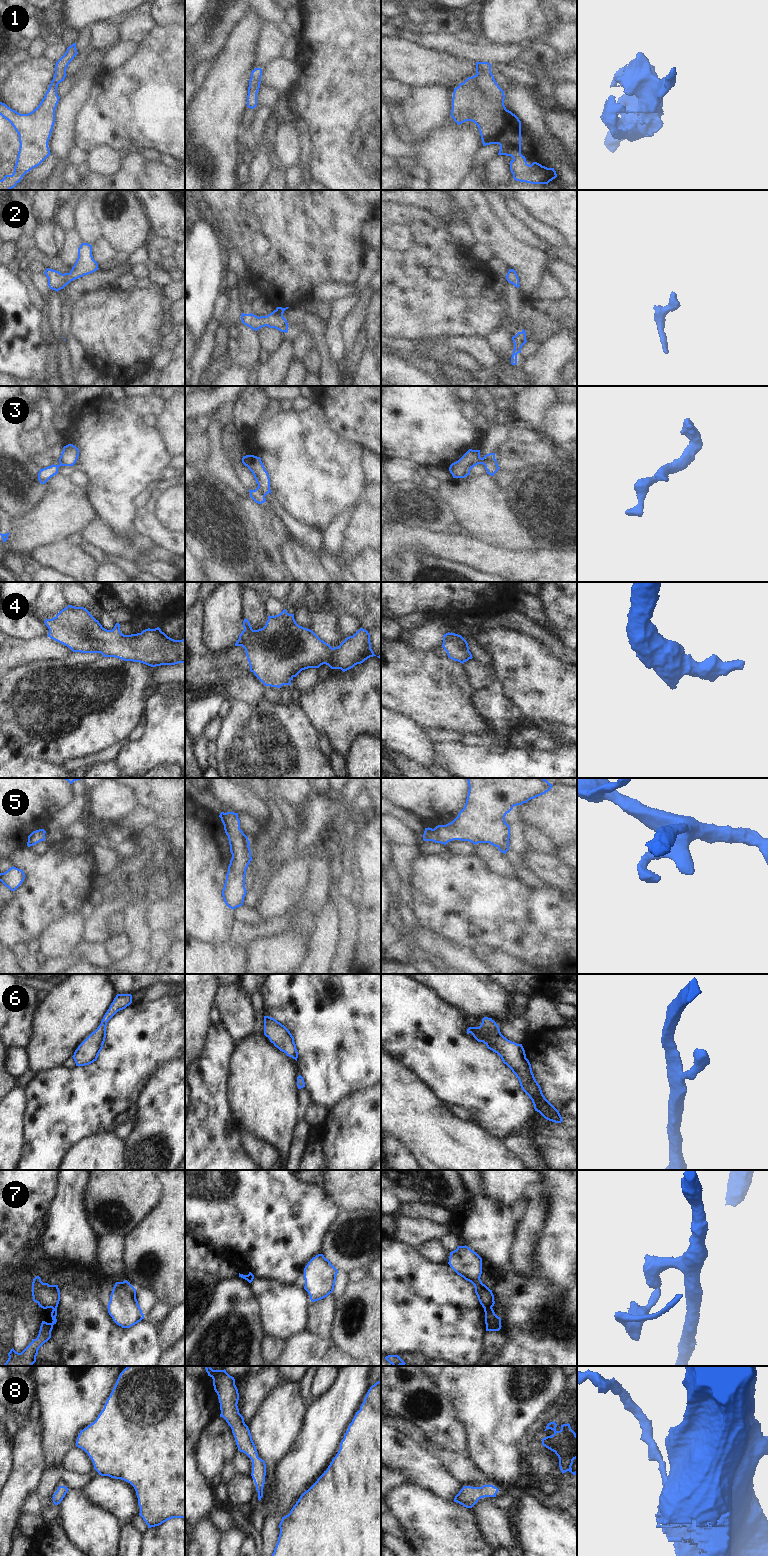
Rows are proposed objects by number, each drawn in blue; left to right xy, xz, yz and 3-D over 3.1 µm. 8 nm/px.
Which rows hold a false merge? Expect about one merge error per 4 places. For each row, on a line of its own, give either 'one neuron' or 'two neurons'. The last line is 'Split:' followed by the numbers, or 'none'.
1: one neuron
2: one neuron
3: two neurons
4: one neuron
5: one neuron
6: one neuron
7: two neurons
8: one neuron
Split: 3, 7

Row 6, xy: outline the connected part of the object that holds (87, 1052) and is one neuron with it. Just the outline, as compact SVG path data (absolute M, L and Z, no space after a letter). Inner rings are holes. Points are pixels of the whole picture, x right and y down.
M117 994L105 1013L101 1024L75 1050L72 1056L76 1066L85 1066L97 1060L106 1038L107 1022L120 1010L132 1003L131 994Z

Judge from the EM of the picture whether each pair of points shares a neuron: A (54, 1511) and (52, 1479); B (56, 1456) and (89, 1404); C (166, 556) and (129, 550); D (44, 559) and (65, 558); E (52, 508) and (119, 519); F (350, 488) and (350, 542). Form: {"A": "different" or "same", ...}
{"A": "same", "B": "same", "C": "different", "D": "same", "E": "different", "F": "different"}

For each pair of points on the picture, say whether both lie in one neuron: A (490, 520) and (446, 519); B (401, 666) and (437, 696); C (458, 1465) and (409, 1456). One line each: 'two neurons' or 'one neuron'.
A: two neurons
B: one neuron
C: two neurons

